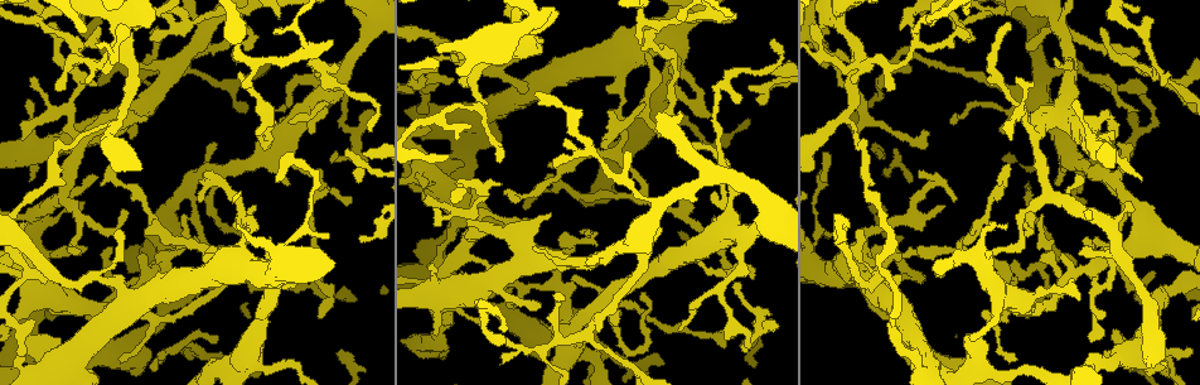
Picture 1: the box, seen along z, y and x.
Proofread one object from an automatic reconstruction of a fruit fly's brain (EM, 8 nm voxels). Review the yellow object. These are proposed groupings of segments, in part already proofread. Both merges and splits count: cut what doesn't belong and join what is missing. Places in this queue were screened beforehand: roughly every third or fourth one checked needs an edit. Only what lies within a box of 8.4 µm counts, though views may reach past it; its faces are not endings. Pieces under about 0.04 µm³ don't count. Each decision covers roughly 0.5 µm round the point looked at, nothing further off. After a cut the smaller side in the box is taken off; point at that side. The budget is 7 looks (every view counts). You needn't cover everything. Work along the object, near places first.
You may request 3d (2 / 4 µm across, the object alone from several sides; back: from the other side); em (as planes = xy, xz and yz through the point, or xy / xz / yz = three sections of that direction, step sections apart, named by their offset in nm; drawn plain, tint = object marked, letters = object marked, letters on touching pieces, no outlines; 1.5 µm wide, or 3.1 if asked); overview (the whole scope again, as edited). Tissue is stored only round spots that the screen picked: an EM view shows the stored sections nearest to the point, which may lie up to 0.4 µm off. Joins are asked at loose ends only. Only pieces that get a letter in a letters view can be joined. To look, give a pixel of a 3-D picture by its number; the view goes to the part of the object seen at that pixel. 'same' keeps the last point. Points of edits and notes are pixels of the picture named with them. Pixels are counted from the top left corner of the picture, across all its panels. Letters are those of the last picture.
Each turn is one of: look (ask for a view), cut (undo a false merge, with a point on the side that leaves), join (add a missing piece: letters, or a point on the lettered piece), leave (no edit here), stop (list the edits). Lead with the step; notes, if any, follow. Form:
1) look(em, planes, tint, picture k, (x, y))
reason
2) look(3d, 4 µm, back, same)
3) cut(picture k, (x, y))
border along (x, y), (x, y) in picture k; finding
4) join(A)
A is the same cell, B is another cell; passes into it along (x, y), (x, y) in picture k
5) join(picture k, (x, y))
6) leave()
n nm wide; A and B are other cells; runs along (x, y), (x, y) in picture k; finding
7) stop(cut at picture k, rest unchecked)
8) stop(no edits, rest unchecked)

look(em, xy, step 8, letters, picture 1, (333, 42))
free end

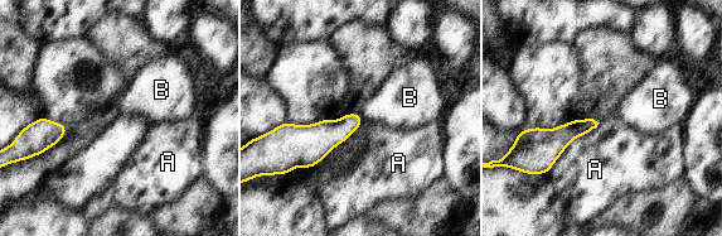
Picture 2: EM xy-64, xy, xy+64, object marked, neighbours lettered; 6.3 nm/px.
leave()
100 nm wide; A and B are other cells; border along (359, 112), (362, 121) in picture 2; no lettered piece goes on from it

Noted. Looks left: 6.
look(3d, 2 µm, picture 1, (966, 21))

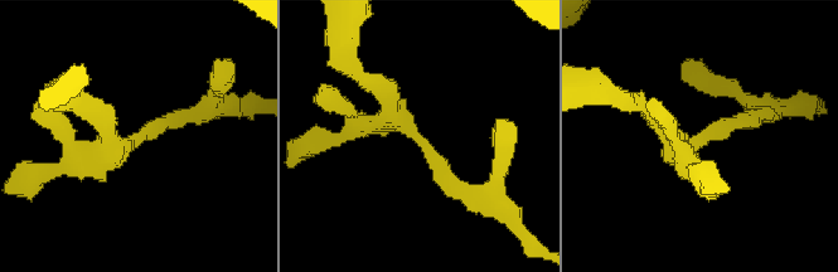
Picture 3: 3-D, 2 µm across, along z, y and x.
look(em, xy, step 4, tint, picture 3, (140, 134))
need the tissue

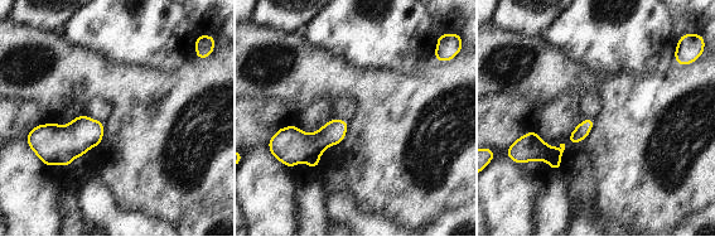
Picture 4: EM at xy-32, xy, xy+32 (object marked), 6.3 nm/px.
look(em, xz, step 8, letters, same)

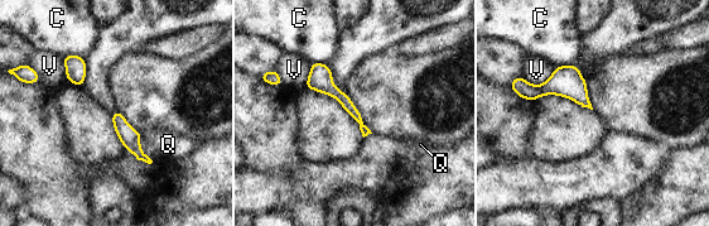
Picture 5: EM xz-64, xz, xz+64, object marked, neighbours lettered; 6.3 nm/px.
leave()
70 nm wide; C, Q and V are other cells; border along (139, 131), (141, 136) in picture 5; one neuron here

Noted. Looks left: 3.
look(em, planes, letters, picture 1, (900, 31))
branch stops here

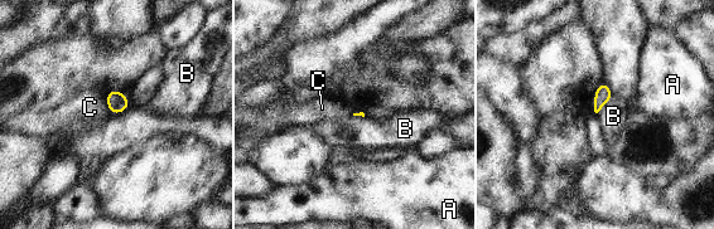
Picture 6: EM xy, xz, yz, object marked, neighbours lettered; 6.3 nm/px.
leave()
A, B and C are other cells; border along (613, 96), (596, 113) in picture 6; no lettered piece goes on from it

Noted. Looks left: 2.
stop(no edits, rest unchecked)

